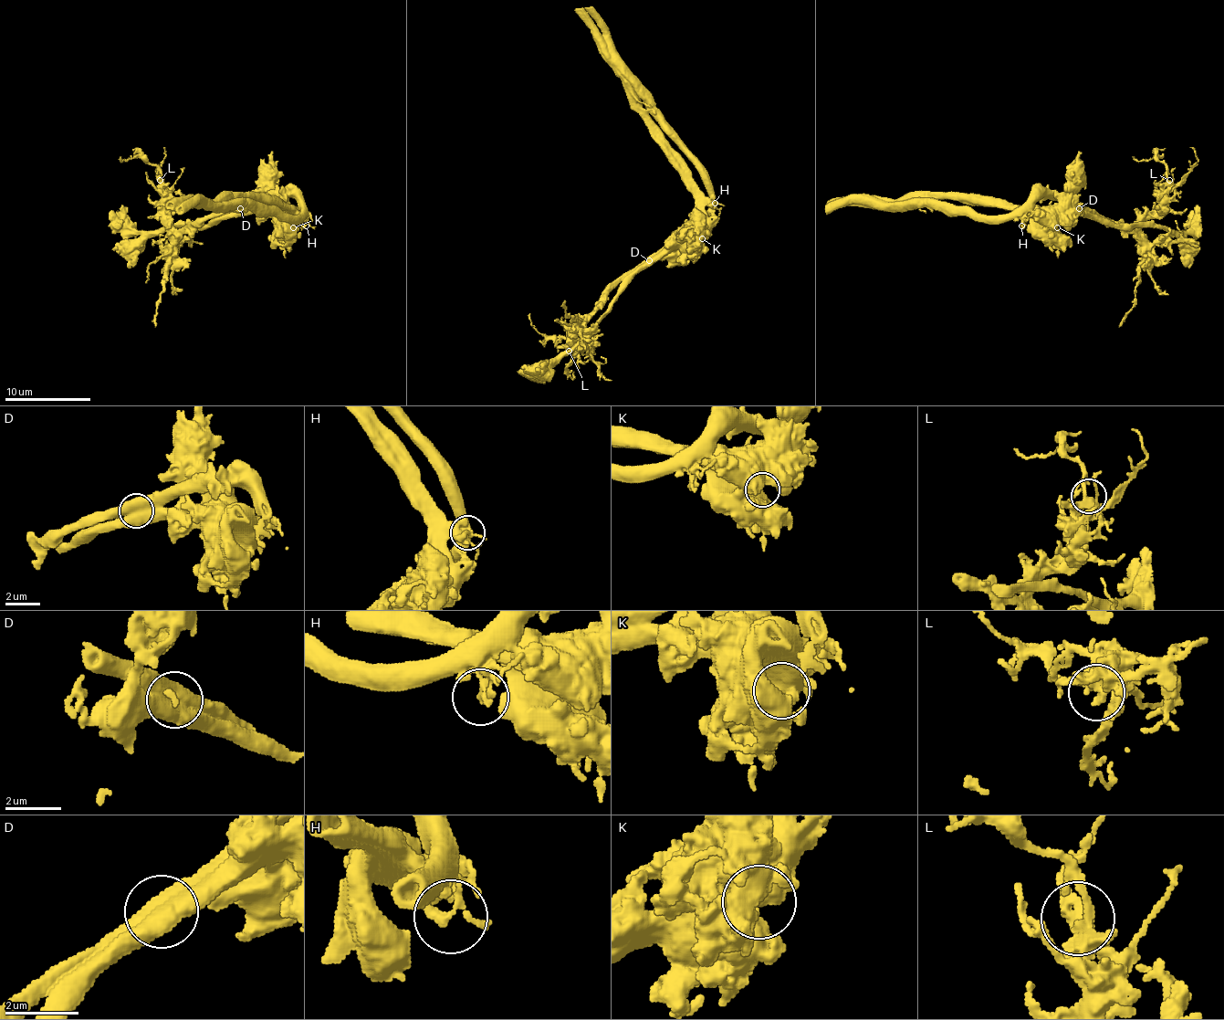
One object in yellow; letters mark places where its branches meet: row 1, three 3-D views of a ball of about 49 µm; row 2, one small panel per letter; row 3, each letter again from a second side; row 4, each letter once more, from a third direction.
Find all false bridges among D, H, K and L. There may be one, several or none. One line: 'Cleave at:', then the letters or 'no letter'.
Cleave at: D, H

